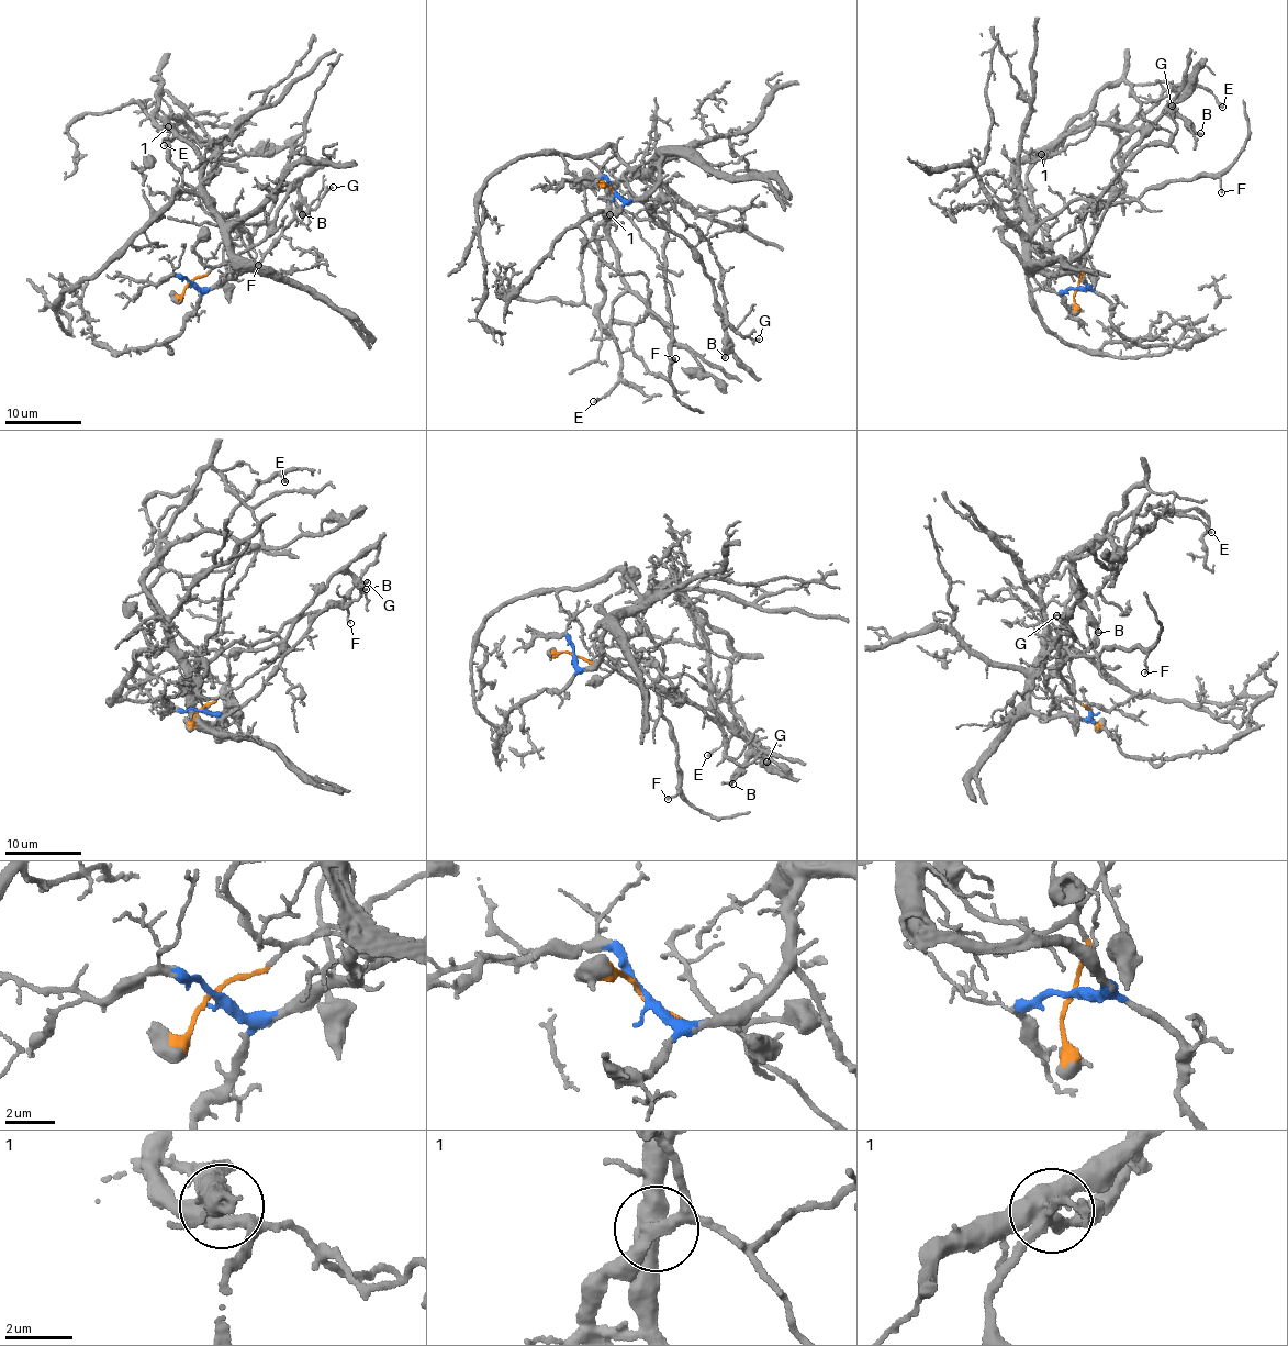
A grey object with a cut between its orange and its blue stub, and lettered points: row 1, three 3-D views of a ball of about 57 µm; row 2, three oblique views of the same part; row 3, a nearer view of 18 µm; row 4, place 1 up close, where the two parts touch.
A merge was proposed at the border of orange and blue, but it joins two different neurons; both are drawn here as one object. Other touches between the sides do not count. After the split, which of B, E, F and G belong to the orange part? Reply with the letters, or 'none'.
B

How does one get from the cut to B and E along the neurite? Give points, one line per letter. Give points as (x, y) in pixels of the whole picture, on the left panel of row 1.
B: (189, 284), (266, 237), (268, 222), (273, 219), (295, 179), (299, 209), (303, 214)
E: (189, 284), (233, 277), (230, 227), (167, 129), (189, 134), (186, 114), (164, 146)

